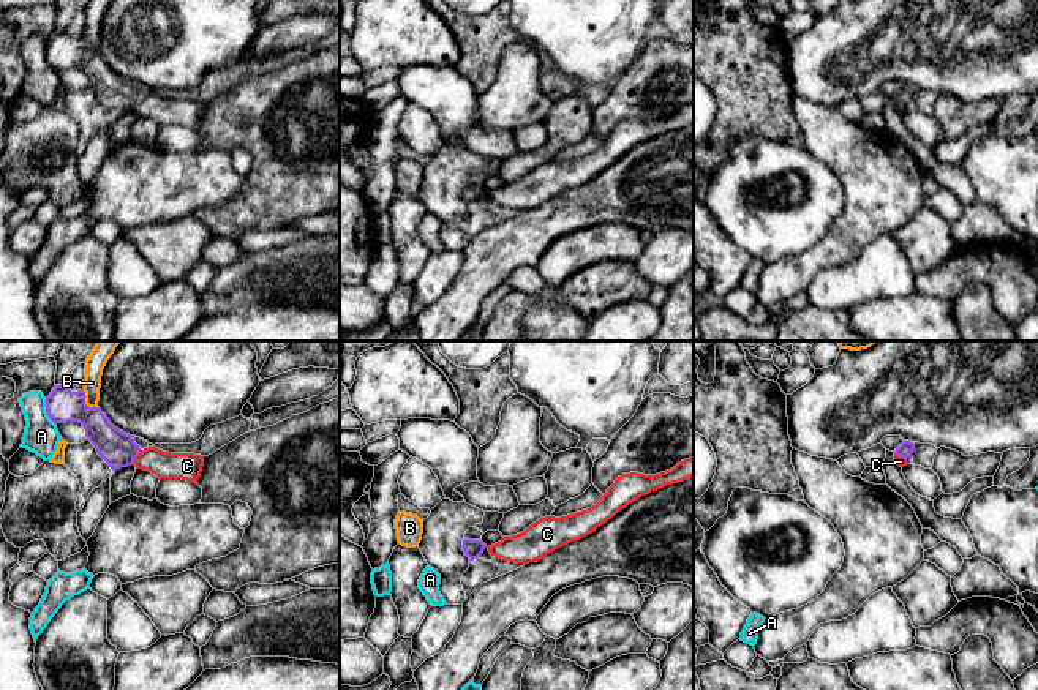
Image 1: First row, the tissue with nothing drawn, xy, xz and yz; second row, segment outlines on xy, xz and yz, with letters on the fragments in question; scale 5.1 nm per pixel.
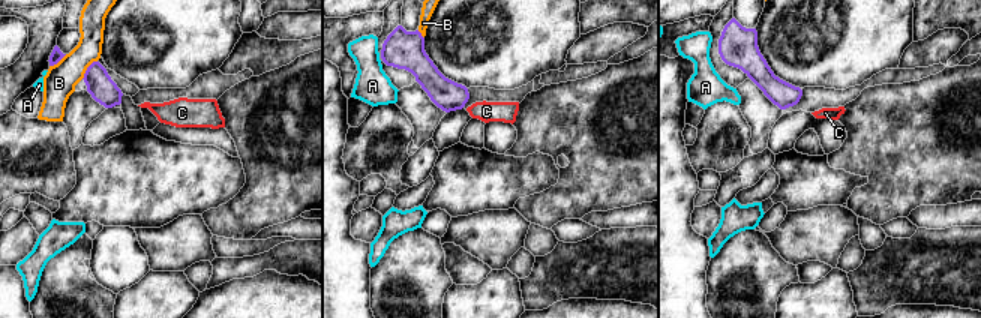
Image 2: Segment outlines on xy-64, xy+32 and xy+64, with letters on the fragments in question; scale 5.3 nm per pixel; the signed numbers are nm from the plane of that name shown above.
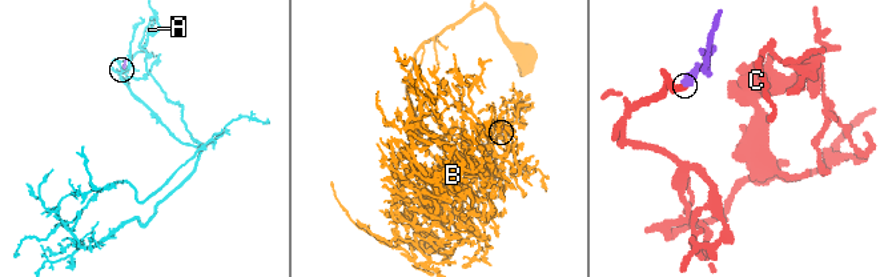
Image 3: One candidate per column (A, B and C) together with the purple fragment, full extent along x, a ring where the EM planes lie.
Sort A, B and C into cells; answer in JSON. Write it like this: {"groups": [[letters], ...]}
{"groups": [["A"], ["B"], ["C"]]}

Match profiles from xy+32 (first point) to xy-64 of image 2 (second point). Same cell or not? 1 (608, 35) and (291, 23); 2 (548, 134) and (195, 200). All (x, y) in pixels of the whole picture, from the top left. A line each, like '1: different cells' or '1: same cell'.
1: same cell
2: different cells

